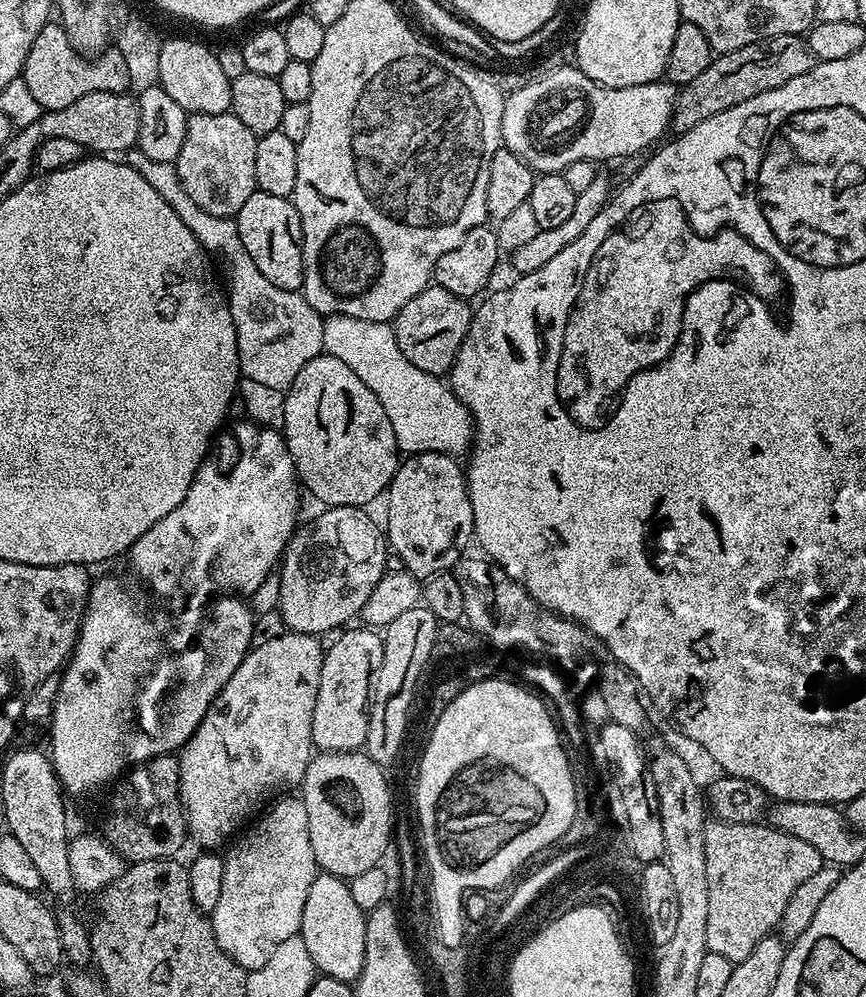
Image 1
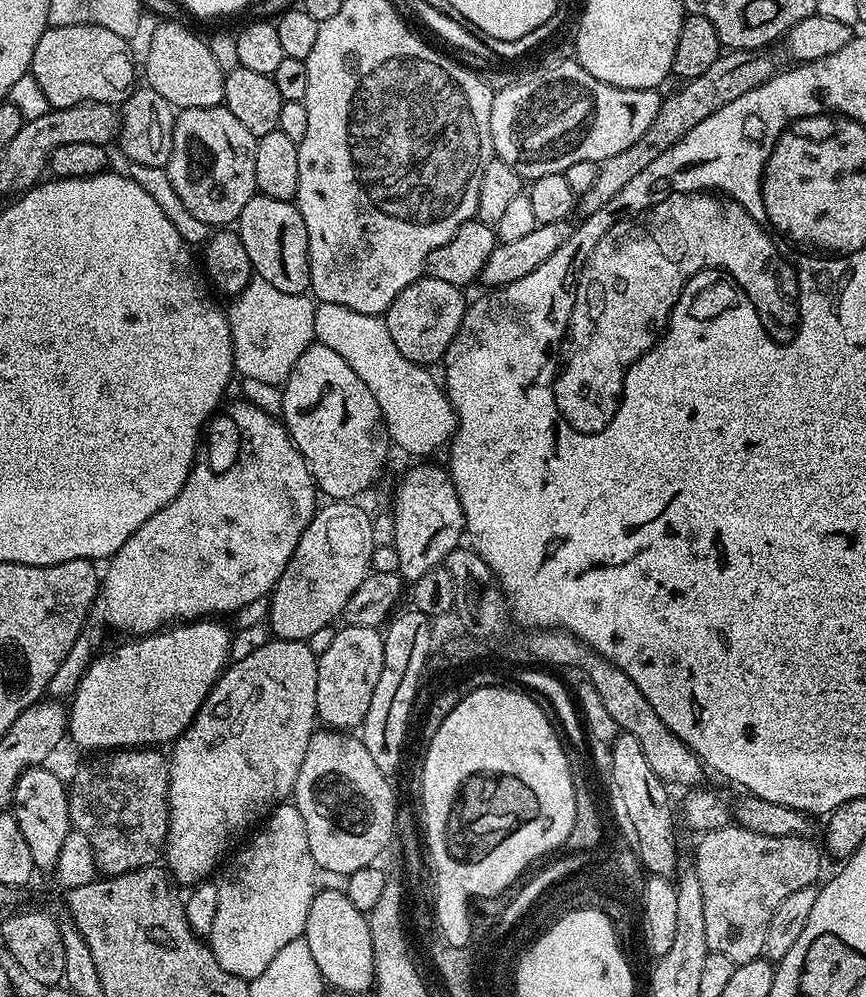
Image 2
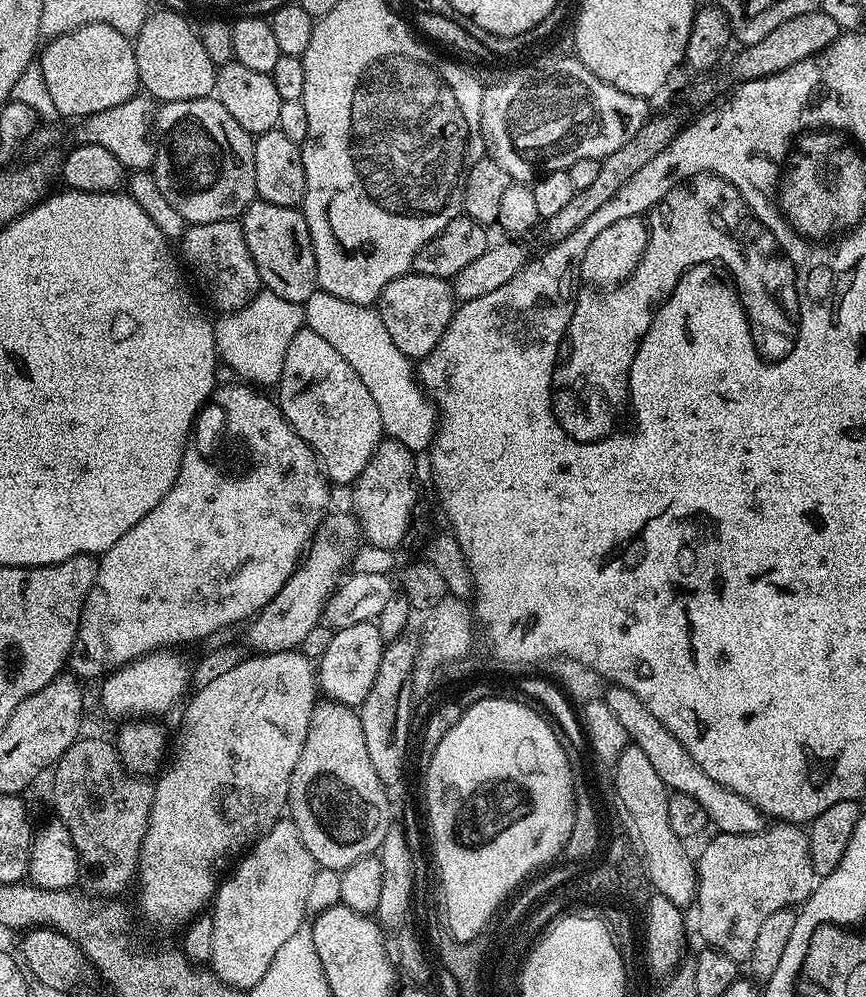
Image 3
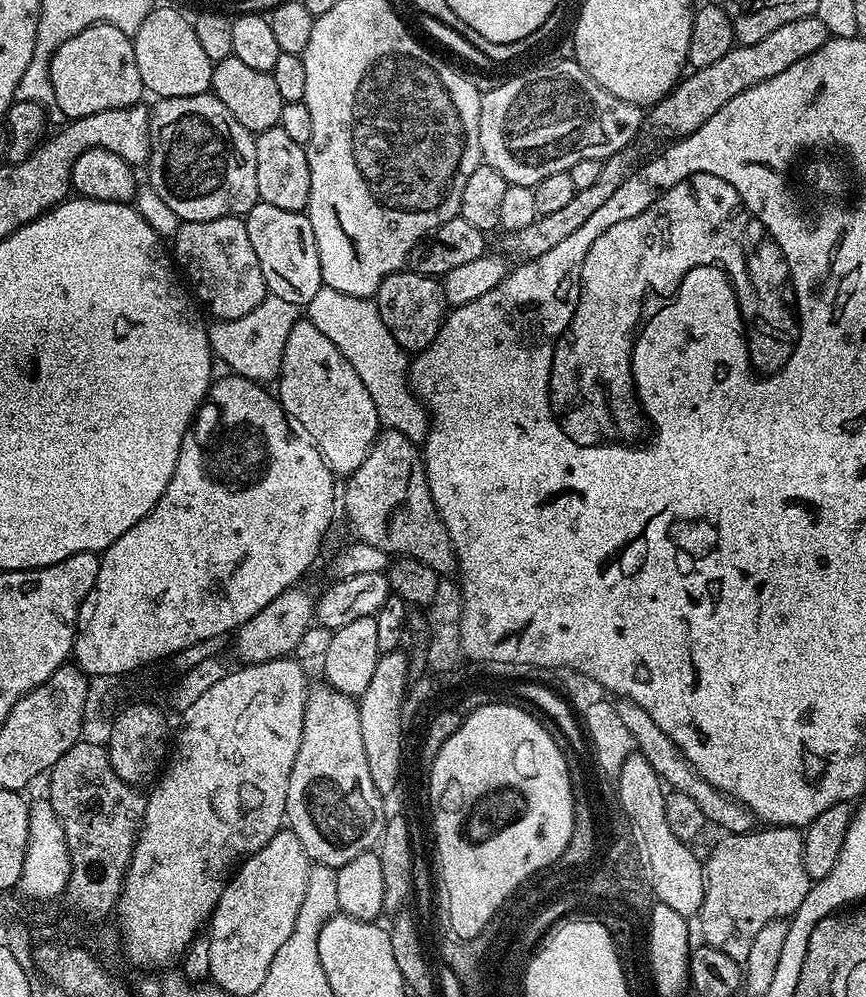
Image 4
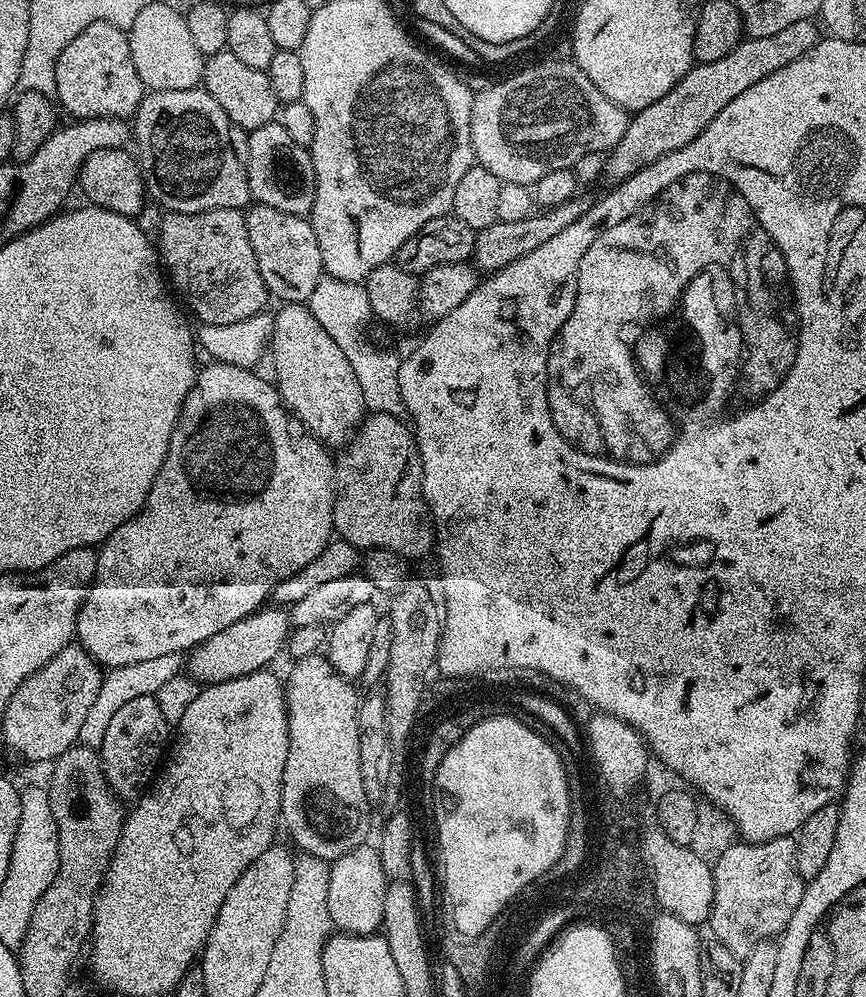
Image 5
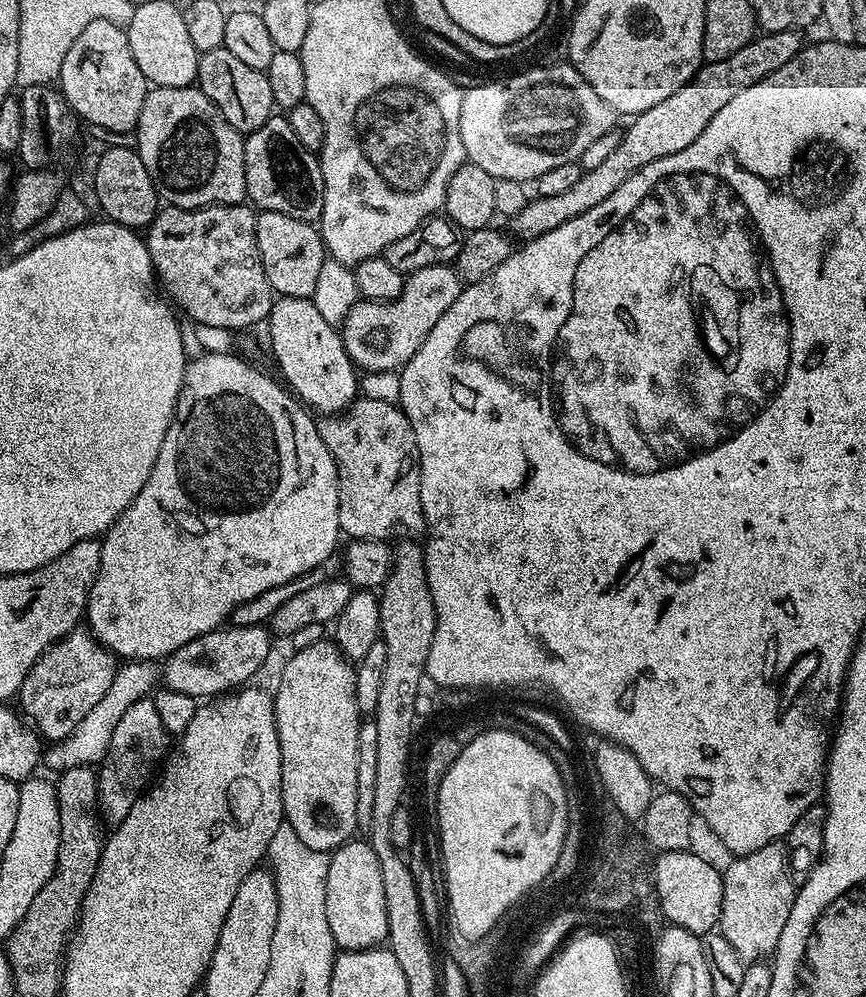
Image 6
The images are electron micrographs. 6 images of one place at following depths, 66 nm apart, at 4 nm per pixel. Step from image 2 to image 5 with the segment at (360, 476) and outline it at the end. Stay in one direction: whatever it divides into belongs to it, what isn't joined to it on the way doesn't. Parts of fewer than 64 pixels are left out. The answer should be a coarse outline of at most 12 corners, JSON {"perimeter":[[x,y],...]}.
{"perimeter":[[307,303],[274,318],[284,405],[321,444],[366,415],[358,377]]}

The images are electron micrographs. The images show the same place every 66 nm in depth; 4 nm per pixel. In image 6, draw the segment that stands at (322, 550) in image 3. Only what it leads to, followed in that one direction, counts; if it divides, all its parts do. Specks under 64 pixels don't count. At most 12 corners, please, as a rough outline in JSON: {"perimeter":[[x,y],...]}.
{"perimeter":[[218,627],[162,664],[163,687],[195,698],[239,689],[273,637]]}

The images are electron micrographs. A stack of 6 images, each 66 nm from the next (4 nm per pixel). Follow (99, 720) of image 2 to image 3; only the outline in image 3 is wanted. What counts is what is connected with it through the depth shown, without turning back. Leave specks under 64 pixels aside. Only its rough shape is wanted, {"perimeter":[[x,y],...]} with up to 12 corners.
{"perimeter":[[172,650],[131,660],[103,681],[109,714],[179,705],[190,664]]}

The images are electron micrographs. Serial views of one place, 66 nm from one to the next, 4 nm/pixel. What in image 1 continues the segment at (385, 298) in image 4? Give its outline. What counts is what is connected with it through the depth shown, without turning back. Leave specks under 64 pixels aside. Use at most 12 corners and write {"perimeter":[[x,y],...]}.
{"perimeter":[[435,286],[396,315],[398,350],[451,373],[473,305]]}

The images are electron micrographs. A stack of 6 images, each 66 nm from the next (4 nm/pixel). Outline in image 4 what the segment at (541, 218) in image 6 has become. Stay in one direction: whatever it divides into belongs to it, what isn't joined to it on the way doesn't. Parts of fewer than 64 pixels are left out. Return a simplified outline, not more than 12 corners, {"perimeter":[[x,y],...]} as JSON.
{"perimeter":[[817,16],[737,43],[646,112],[672,142],[829,38]]}

